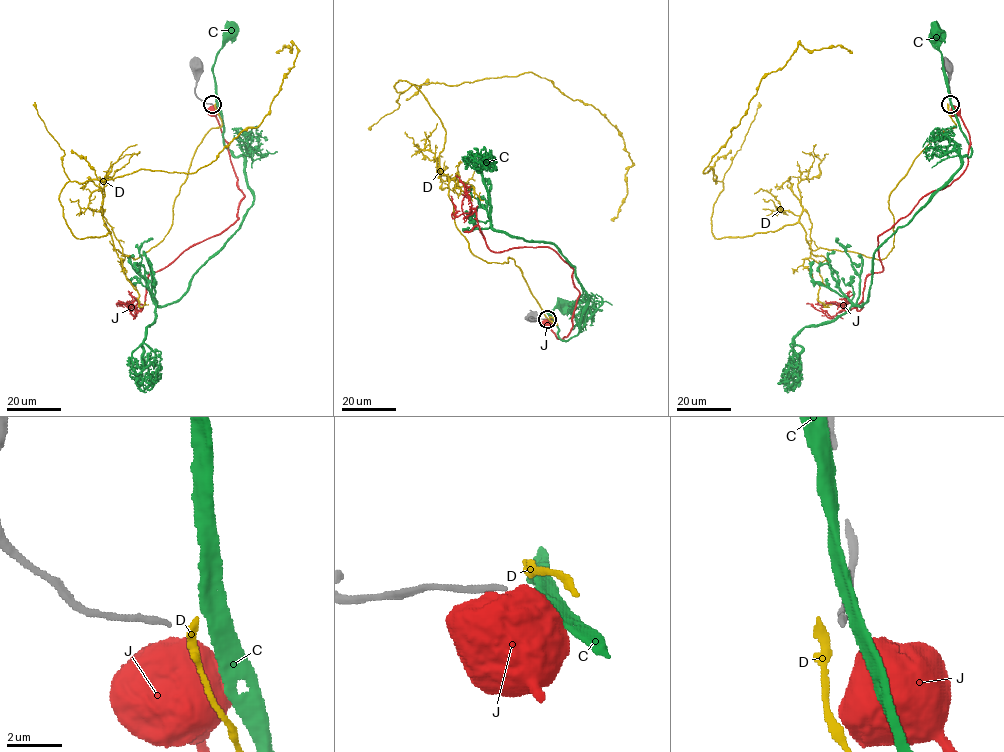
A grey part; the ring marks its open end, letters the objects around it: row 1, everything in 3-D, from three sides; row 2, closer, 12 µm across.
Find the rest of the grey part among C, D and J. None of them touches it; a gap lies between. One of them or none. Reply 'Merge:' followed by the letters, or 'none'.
Merge: none

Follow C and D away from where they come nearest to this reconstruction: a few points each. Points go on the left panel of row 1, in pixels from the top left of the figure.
C: (216, 103), (213, 67), (216, 54), (230, 28)
D: (214, 105), (160, 242), (72, 233), (68, 182), (195, 173), (259, 124), (297, 48), (276, 52)

